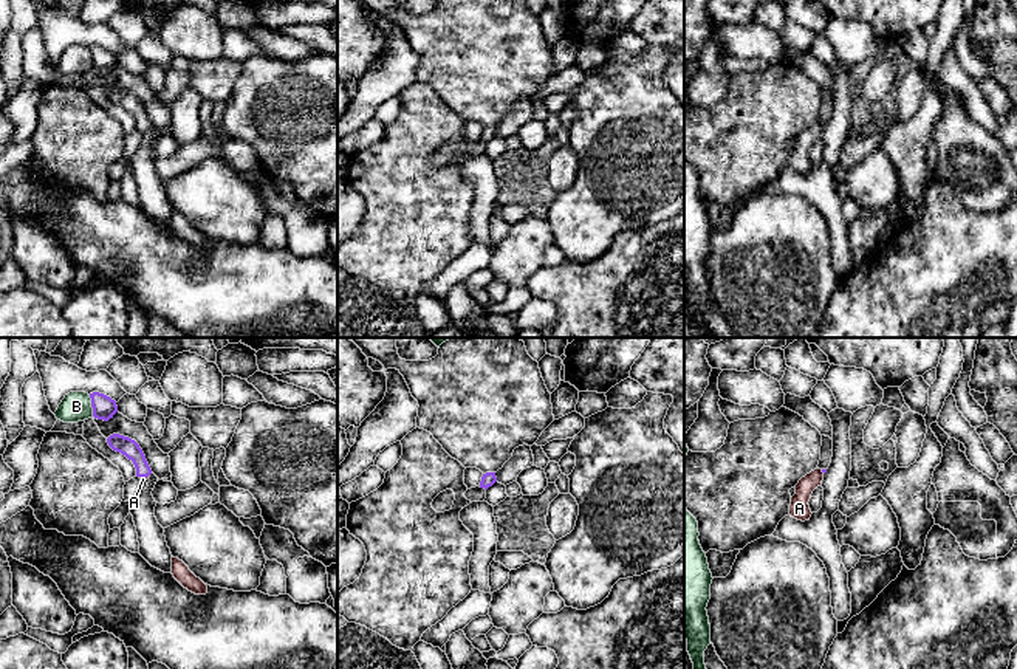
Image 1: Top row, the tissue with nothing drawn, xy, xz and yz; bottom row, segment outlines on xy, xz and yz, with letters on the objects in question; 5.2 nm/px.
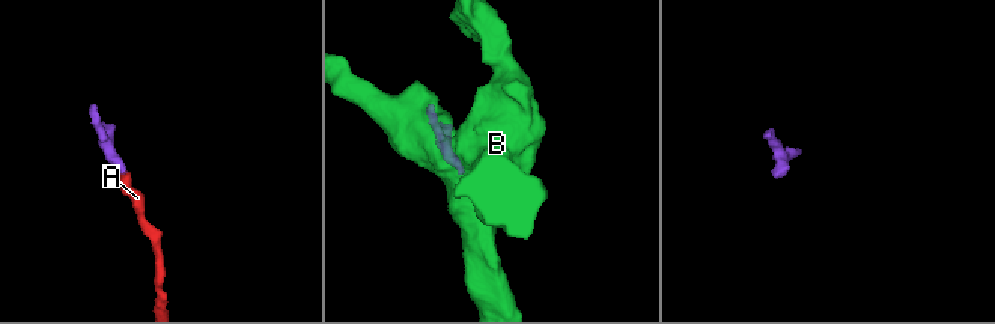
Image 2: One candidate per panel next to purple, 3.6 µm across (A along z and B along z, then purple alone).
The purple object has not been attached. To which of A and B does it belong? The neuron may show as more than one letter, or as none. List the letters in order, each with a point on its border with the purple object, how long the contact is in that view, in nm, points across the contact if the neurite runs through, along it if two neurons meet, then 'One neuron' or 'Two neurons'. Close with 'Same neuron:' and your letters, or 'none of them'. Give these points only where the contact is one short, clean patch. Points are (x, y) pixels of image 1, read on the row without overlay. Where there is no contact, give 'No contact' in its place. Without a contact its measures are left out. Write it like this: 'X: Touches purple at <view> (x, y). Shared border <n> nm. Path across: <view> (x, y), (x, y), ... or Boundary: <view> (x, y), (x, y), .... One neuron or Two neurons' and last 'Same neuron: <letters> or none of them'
A: Touches purple at xy (144, 129). Shared border 60 nm. Path across: xy (119, 96), (138, 112), (144, 129), (143, 132). One neuron
B: Touches purple at xy (92, 59). Shared border 110 nm. Boundary: xy (89, 48), (93, 68). Two neurons
Same neuron: A

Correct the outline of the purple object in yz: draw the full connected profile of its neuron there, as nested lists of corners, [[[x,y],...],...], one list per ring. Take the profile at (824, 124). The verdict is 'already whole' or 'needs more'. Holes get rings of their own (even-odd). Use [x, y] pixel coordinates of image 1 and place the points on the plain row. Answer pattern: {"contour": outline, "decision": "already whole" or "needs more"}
{"contour": [[[814,122],[805,130],[799,133],[796,138],[796,147],[791,150],[791,158],[789,158],[789,169],[797,172],[797,173],[810,173],[811,170],[811,163],[810,163],[810,152],[813,144],[822,138],[824,127],[827,122]]], "decision": "needs more"}

